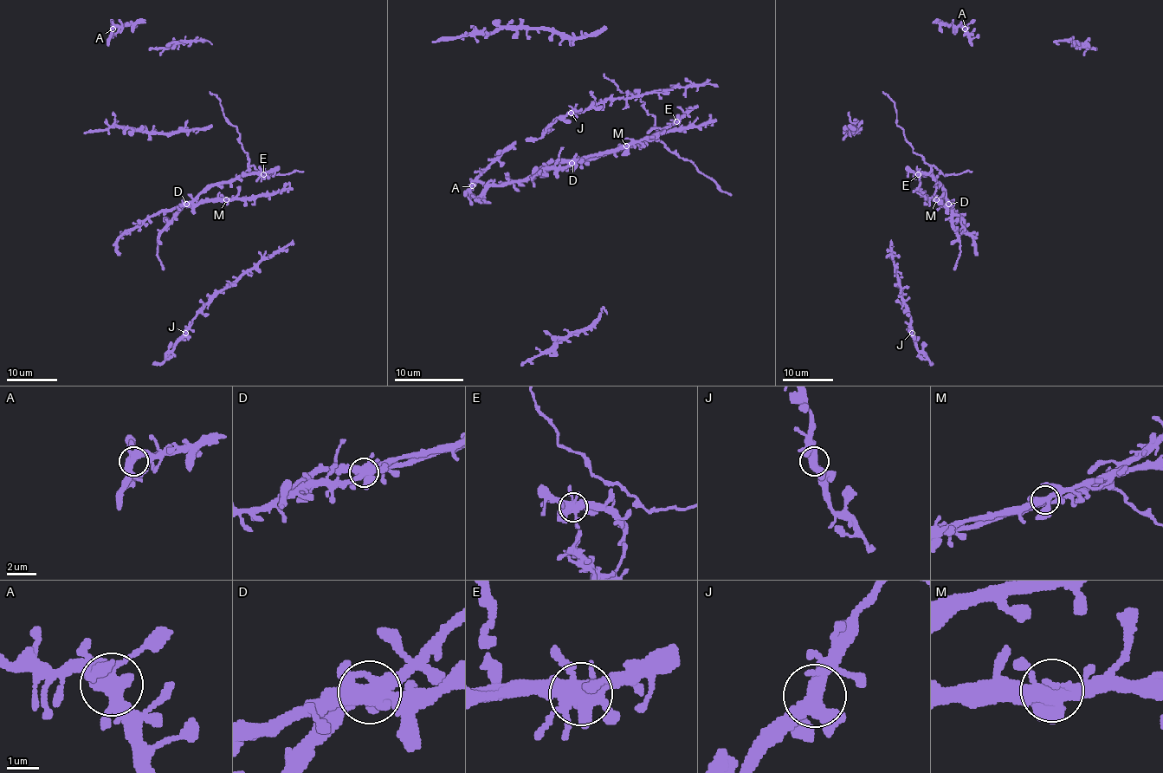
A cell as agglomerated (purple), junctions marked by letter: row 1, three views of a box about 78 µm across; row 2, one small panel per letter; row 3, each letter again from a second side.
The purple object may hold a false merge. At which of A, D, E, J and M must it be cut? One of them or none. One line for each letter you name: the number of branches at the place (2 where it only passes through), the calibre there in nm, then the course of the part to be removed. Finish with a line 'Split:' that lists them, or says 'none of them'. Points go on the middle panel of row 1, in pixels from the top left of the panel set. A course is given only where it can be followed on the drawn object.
Split: none of them

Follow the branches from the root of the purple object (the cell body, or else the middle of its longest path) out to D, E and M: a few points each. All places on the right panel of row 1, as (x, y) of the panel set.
D: (931, 167), (933, 176), (943, 188), (948, 204)
E: (931, 167), (928, 172), (918, 174)
M: (931, 167), (947, 202), (936, 199)

